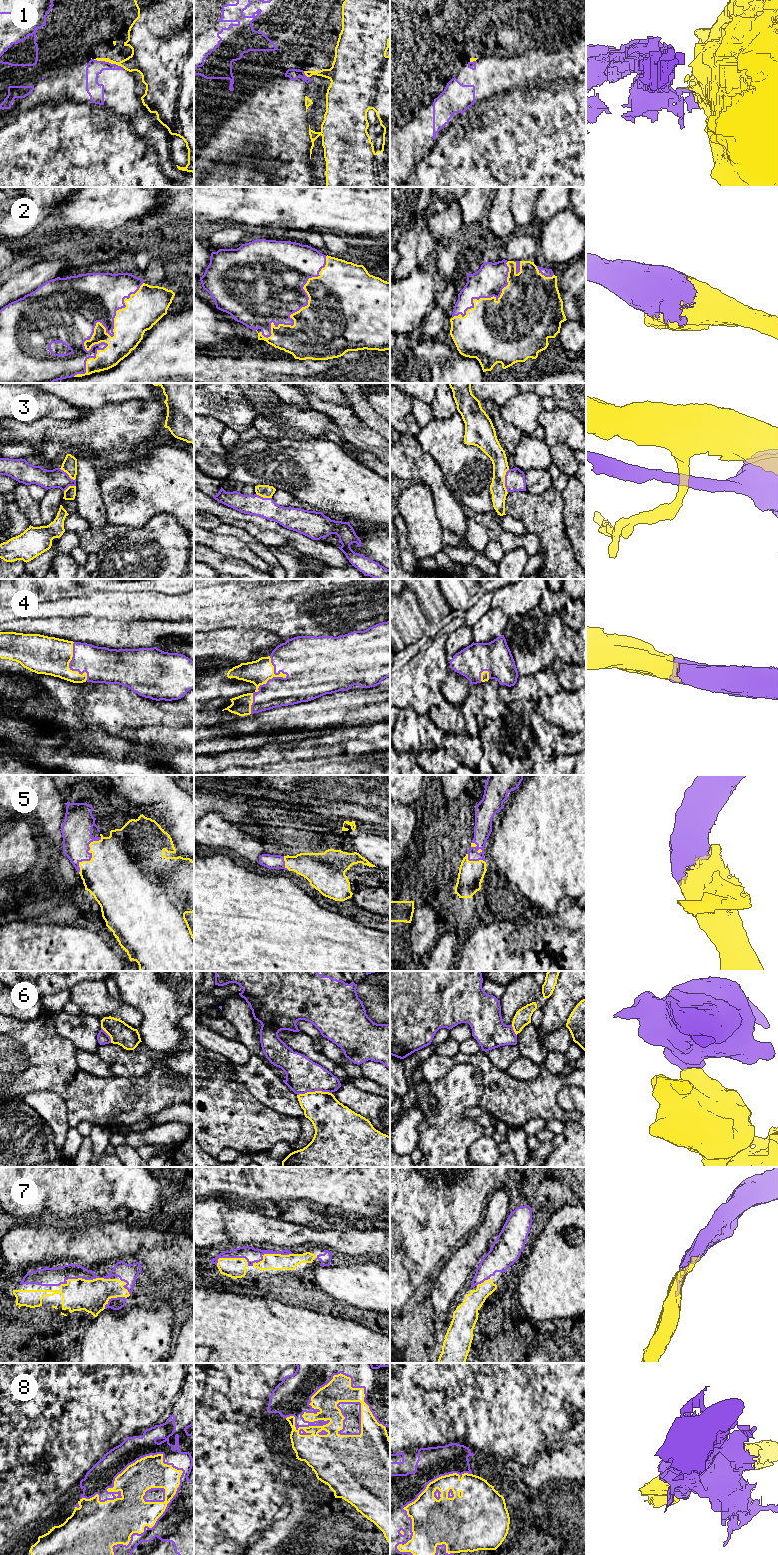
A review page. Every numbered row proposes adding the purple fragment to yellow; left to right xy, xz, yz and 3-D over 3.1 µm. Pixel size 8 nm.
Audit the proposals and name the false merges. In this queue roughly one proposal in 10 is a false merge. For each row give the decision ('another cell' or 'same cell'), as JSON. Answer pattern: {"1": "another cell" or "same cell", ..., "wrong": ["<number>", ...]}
{"1": "another cell", "2": "same cell", "3": "another cell", "4": "same cell", "5": "same cell", "6": "another cell", "7": "same cell", "8": "same cell", "wrong": ["1", "3", "6"]}

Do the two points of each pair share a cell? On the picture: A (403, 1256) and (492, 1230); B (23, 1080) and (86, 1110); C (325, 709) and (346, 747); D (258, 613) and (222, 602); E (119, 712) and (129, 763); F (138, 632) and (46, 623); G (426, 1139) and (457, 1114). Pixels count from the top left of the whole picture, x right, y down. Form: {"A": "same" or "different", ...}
{"A": "different", "B": "same", "C": "different", "D": "same", "E": "different", "F": "same", "G": "same"}

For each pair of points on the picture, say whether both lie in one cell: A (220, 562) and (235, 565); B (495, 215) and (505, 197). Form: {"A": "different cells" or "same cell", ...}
{"A": "same cell", "B": "same cell"}

